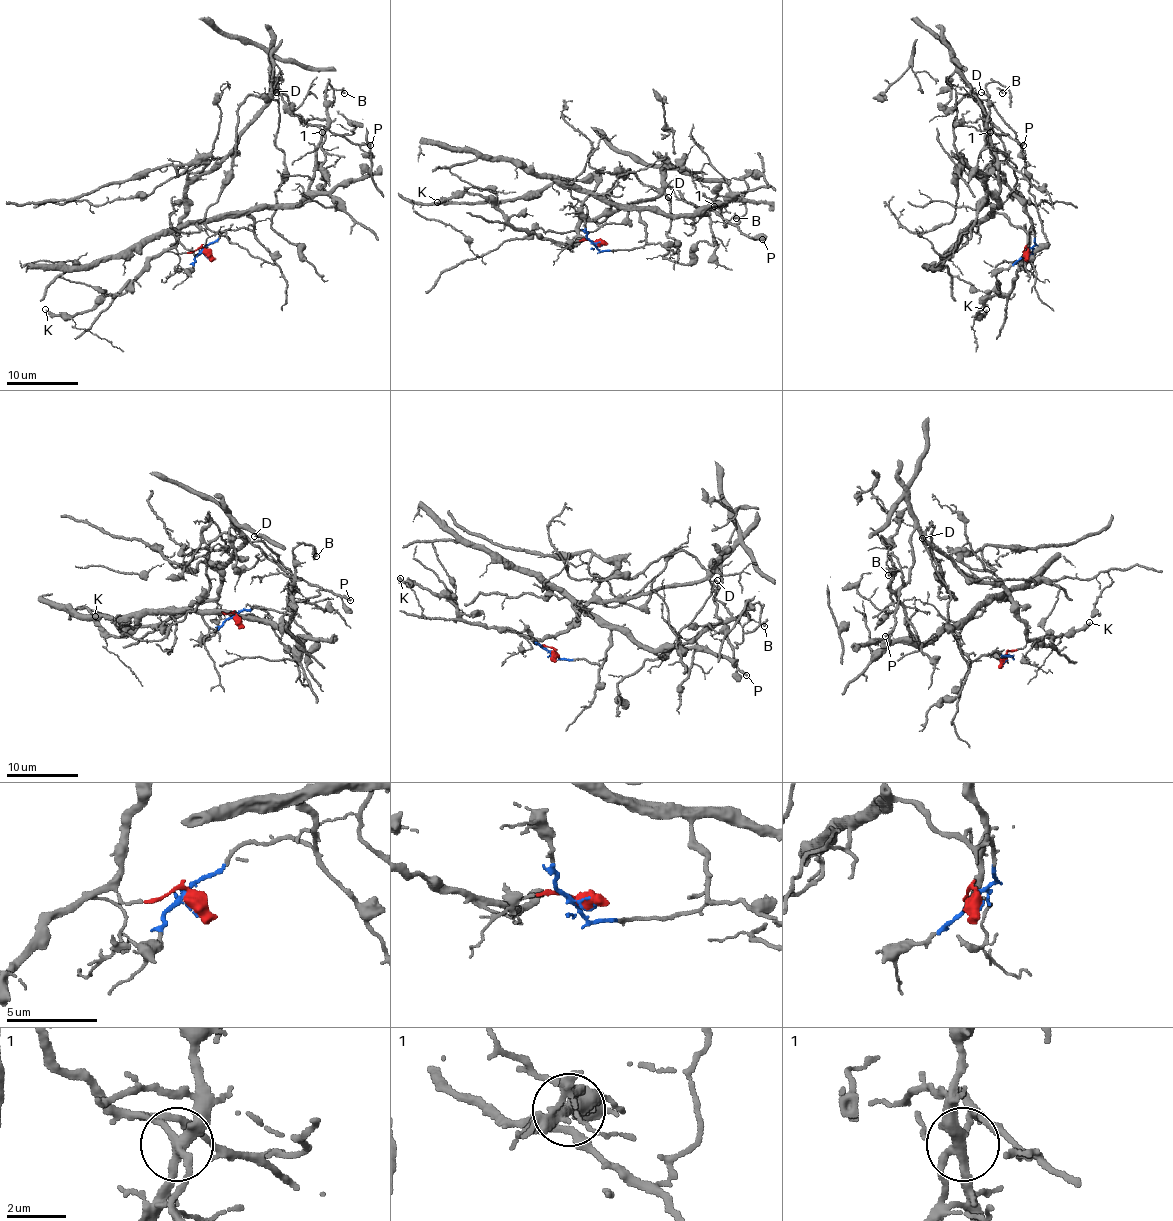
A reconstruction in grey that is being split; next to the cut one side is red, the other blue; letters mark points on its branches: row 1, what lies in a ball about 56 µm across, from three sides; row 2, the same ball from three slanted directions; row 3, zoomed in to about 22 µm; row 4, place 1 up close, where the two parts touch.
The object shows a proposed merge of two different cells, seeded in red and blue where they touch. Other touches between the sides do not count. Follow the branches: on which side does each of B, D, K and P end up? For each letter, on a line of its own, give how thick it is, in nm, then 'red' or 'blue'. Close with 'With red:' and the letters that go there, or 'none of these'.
B: calibre 220 nm; blue
D: calibre 110 nm; red
K: calibre 320 nm; red
P: calibre 220 nm; red
With red: D, K, P

